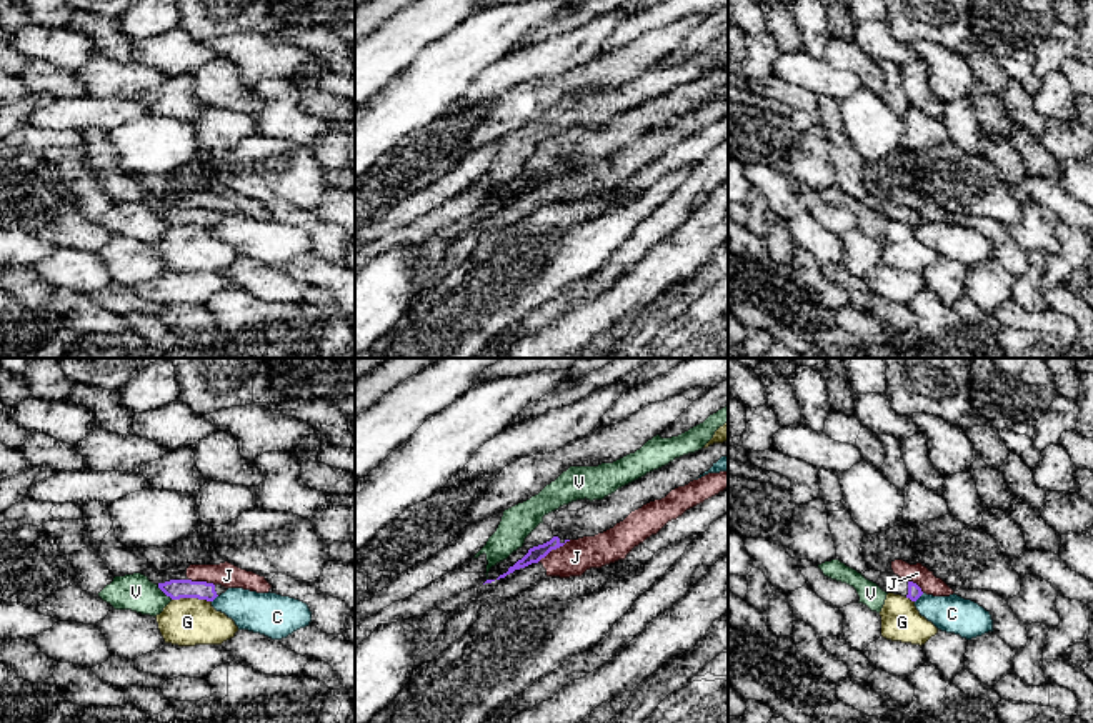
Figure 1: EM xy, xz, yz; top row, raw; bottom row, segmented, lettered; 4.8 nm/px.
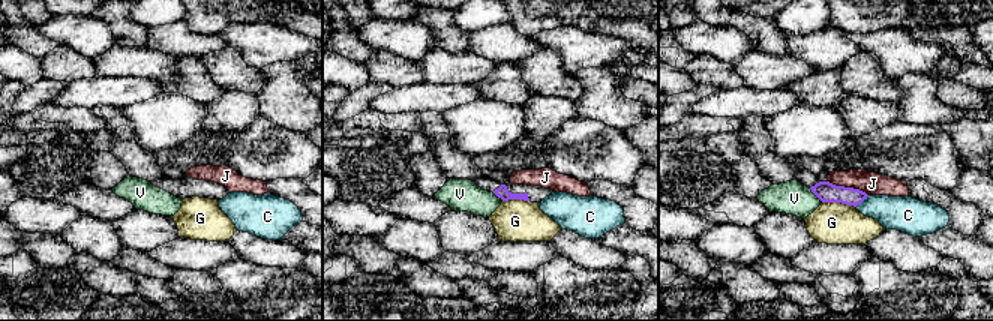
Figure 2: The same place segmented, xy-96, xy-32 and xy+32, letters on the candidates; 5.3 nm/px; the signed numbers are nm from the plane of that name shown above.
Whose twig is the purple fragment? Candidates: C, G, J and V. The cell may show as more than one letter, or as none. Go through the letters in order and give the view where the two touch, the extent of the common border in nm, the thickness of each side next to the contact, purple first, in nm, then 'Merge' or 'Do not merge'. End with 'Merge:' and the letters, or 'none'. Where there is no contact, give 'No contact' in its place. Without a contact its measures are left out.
C: Touches purple in yz. Shared border 60 nm. Thickness 70 nm (purple) against 180 nm. Do not merge
G: Touches purple in xy. Shared border 190 nm. Thickness 100 nm (purple) against 240 nm. Do not merge
J: Touches purple in xz. Shared border 200 nm. Thickness 70 nm (purple) against 170 nm. Do not merge
V: Touches purple in xy. Shared border 100 nm. Thickness 100 nm (purple) against 180 nm. Do not merge
Merge: none

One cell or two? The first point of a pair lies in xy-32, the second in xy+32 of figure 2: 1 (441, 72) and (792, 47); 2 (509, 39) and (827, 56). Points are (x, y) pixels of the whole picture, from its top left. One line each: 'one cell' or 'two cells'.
1: two cells
2: one cell

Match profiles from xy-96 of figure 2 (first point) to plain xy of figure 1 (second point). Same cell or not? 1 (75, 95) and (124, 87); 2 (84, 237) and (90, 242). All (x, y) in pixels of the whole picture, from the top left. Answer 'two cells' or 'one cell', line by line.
1: two cells
2: two cells

